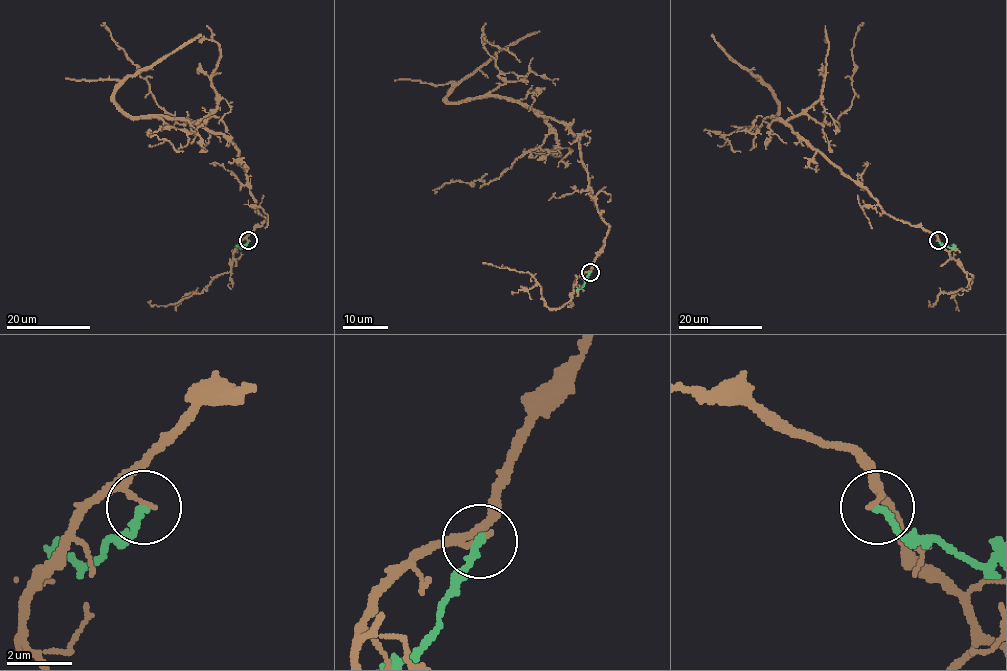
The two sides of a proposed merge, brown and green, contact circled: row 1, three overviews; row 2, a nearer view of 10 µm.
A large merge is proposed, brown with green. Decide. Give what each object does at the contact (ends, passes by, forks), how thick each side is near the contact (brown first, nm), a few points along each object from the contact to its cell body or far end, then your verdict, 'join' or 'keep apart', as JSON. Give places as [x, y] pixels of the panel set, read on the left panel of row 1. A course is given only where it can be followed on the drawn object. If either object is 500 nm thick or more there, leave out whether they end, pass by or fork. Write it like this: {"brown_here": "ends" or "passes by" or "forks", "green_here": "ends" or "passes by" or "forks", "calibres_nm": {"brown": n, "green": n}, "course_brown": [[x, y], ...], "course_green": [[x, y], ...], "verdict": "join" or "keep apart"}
{"brown_here": "passes by", "green_here": "ends", "calibres_nm": {"brown": 140, "green": 220}, "course_brown": [[248, 240], [266, 219], [239, 150], [192, 122], [129, 116], [114, 101], [129, 77], [201, 34]], "course_green": [[248, 241], [241, 248], [234, 246]], "verdict": "keep apart"}

